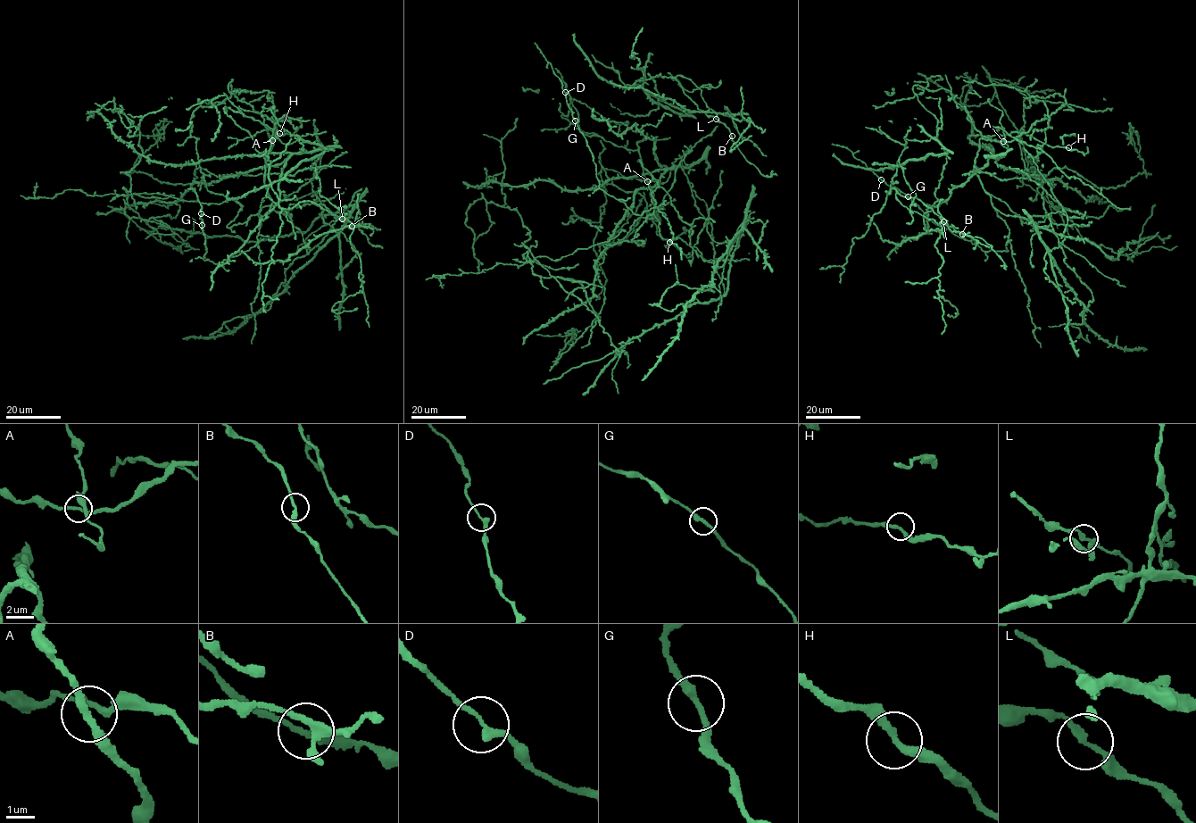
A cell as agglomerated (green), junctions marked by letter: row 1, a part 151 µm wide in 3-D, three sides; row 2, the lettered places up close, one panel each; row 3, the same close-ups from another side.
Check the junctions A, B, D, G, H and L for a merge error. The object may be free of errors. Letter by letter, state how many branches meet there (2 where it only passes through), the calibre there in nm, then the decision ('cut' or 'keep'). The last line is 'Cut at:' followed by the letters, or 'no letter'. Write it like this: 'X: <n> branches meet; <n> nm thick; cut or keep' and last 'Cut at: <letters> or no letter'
A: 2 branches meet; 240 nm thick; keep
B: 2 branches meet; 240 nm thick; keep
D: 2 branches meet; 240 nm thick; keep
G: 2 branches meet; 240 nm thick; keep
H: 2 branches meet; 240 nm thick; keep
L: 2 branches meet; 200 nm thick; keep
Cut at: no letter

